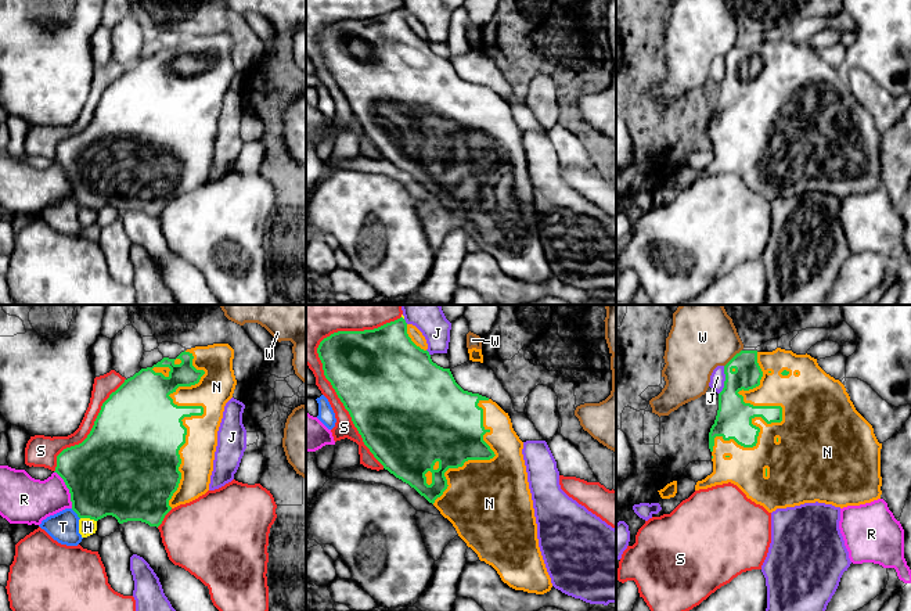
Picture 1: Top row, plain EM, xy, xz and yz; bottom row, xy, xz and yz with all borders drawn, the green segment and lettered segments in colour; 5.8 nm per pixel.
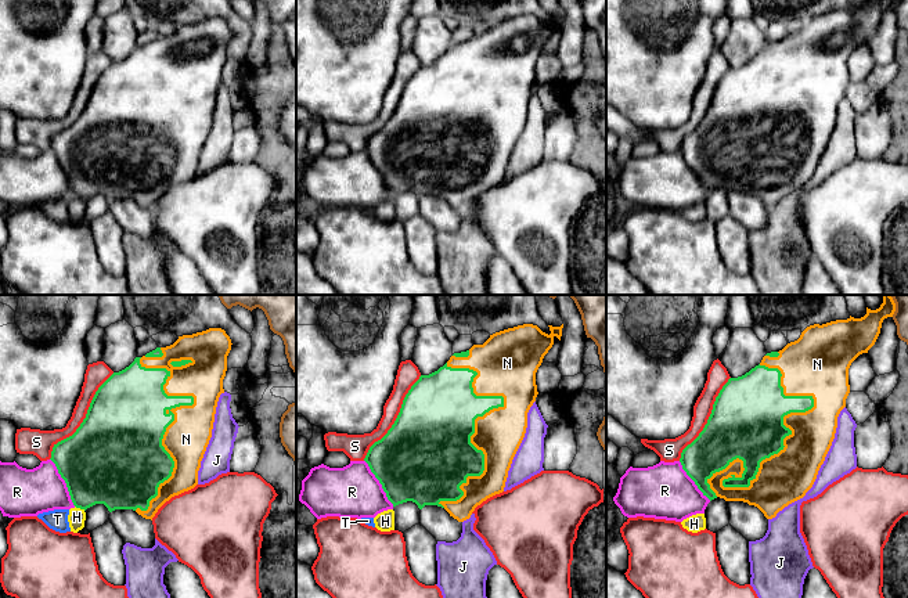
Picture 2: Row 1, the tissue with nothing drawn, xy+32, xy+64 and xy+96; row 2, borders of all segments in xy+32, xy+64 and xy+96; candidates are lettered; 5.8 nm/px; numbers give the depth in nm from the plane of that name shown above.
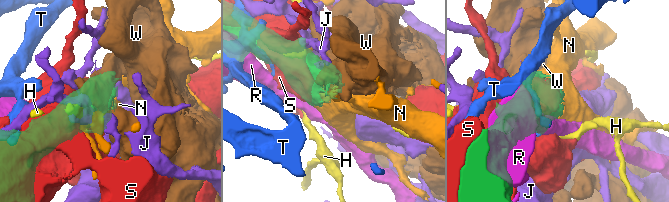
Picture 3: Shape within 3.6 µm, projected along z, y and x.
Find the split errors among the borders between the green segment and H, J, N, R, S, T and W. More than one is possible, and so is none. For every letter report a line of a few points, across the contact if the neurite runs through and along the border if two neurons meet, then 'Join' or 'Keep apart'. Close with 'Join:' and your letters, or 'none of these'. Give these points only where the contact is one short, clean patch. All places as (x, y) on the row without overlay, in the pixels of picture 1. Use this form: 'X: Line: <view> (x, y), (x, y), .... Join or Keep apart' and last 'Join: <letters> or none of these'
H: Keep apart
J: Keep apart
N: Join
R: Keep apart
S: Keep apart
T: Line: xy (71, 198), (79, 208). Keep apart
W: Line: yz (741, 39), (724, 56). Keep apart
Join: N

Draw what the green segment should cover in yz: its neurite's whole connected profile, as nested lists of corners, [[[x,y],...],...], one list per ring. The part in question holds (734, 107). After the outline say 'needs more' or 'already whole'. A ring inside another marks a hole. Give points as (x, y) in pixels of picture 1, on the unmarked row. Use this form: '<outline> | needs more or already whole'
[[[777,37],[773,42],[741,40],[724,55],[724,78],[709,122],[713,162],[695,180],[734,173],[768,202],[804,193],[835,197],[860,195],[881,188],[881,139],[872,115],[856,100],[845,75],[827,64],[810,44]]] | needs more

